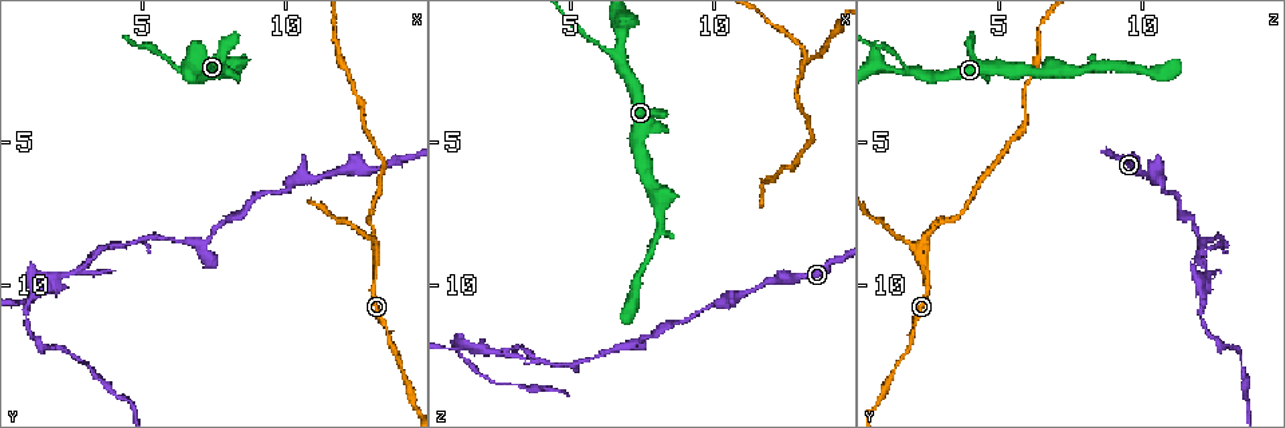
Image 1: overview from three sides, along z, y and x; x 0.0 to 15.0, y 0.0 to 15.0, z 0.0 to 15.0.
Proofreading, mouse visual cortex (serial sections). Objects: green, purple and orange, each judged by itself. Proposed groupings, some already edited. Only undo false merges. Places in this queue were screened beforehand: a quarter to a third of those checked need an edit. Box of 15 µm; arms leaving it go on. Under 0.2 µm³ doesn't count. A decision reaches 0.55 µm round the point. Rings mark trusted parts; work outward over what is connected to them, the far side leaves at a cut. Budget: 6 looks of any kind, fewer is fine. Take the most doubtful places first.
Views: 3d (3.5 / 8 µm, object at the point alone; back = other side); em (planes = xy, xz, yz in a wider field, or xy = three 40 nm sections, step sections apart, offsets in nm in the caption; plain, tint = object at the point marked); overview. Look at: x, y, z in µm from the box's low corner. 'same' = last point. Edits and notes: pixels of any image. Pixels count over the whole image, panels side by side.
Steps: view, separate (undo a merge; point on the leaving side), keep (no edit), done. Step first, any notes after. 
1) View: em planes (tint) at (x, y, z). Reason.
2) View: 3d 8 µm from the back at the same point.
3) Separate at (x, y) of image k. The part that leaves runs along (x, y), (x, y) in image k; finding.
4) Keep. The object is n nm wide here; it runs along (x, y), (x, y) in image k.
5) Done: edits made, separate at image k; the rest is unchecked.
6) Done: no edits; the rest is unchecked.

View: 3d 3.5 µm at (13.1, 9.0, 2.4). A fork.

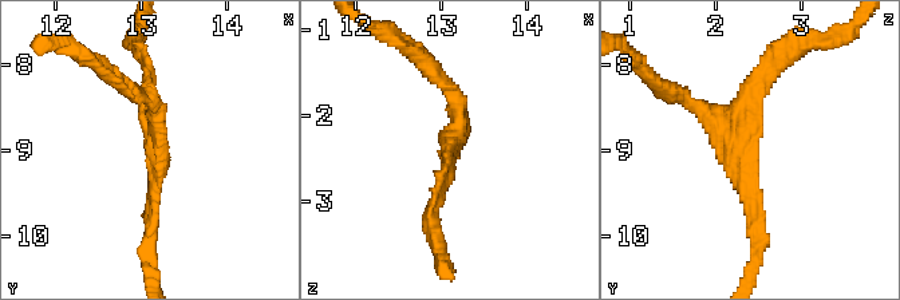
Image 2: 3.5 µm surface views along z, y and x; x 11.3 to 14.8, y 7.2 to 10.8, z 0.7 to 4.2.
View: em xy step 2 (tint) at (13.15, 9.05, 2.35). 3 arms meet here; the arms are 200, 200, 200 nm wide; now the EM.

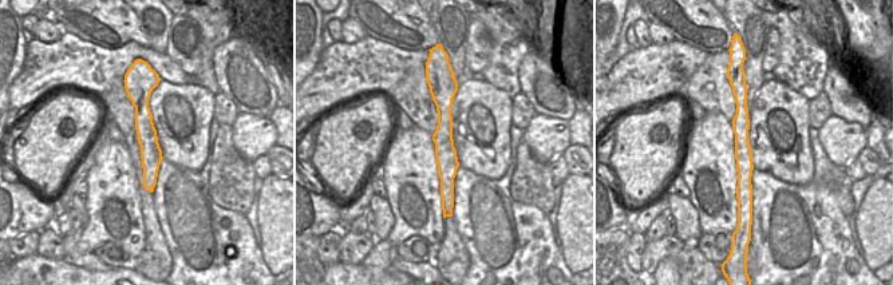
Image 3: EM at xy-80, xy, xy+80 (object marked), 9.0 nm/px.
Keep. It runs along (758, 244), (738, 109), (761, 71) in image 2; one cell here.

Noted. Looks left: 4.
View: 3d 3.5 µm at (1.1, 10.5, 12.2). Branch point.

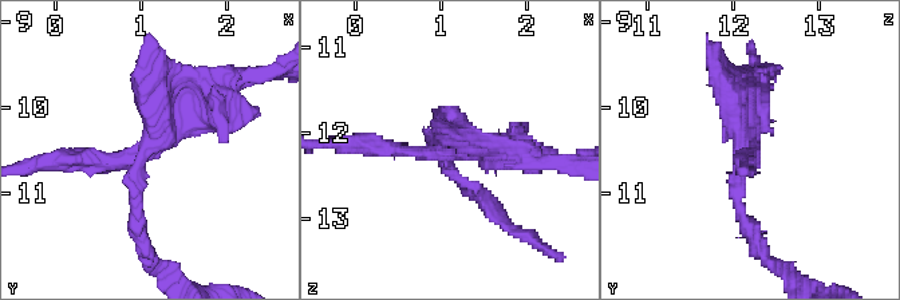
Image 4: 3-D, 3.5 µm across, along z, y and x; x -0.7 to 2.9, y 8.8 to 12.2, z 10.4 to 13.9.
View: em xy step 5 (tint) at (1.05, 10.50, 12.10). 3 arms meet here; the arms are 150, 200, 300 nm wide.

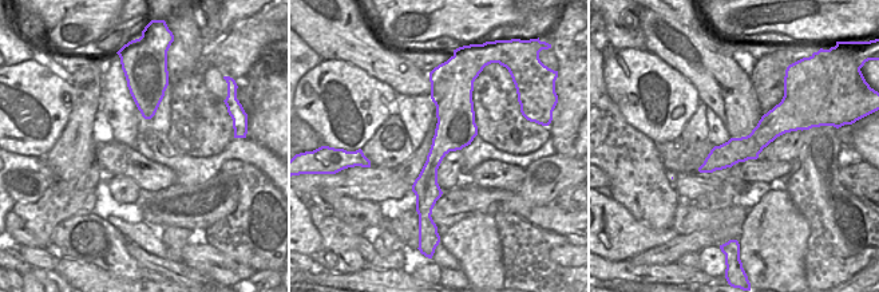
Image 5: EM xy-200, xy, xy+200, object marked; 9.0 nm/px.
Separate at (162, 91) of image 4. The part that leaves runs along (280, 70), (235, 79), (177, 123) in image 4; two cells meet here.

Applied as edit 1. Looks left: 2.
Done: edits made, separate at image 4; the rest is unchecked.

